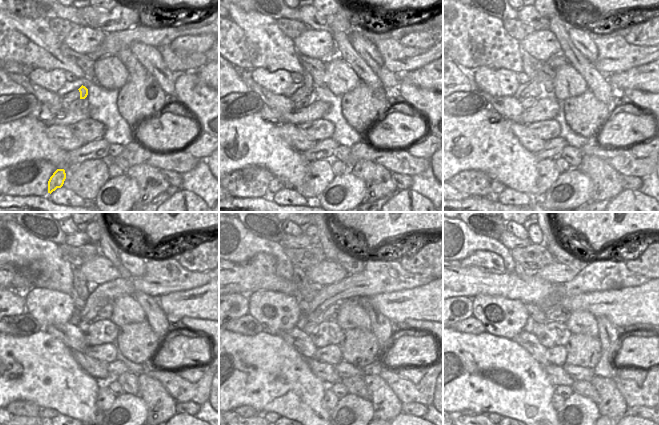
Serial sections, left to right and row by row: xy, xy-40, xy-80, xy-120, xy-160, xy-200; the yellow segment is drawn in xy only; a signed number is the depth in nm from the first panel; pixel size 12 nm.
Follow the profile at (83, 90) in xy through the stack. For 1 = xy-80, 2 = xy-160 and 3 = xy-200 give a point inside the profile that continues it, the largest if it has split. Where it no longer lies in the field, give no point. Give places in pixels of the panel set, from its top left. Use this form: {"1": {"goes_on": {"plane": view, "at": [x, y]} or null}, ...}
{"1": {"goes_on": {"plane": "xy-80", "at": [530, 65]}}, "2": {"goes_on": {"plane": "xy-160", "at": [307, 289]}}, "3": {"goes_on": {"plane": "xy-200", "at": [520, 271]}}}

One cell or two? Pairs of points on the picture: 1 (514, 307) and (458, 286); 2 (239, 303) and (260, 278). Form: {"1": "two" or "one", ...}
{"1": "two", "2": "two"}

